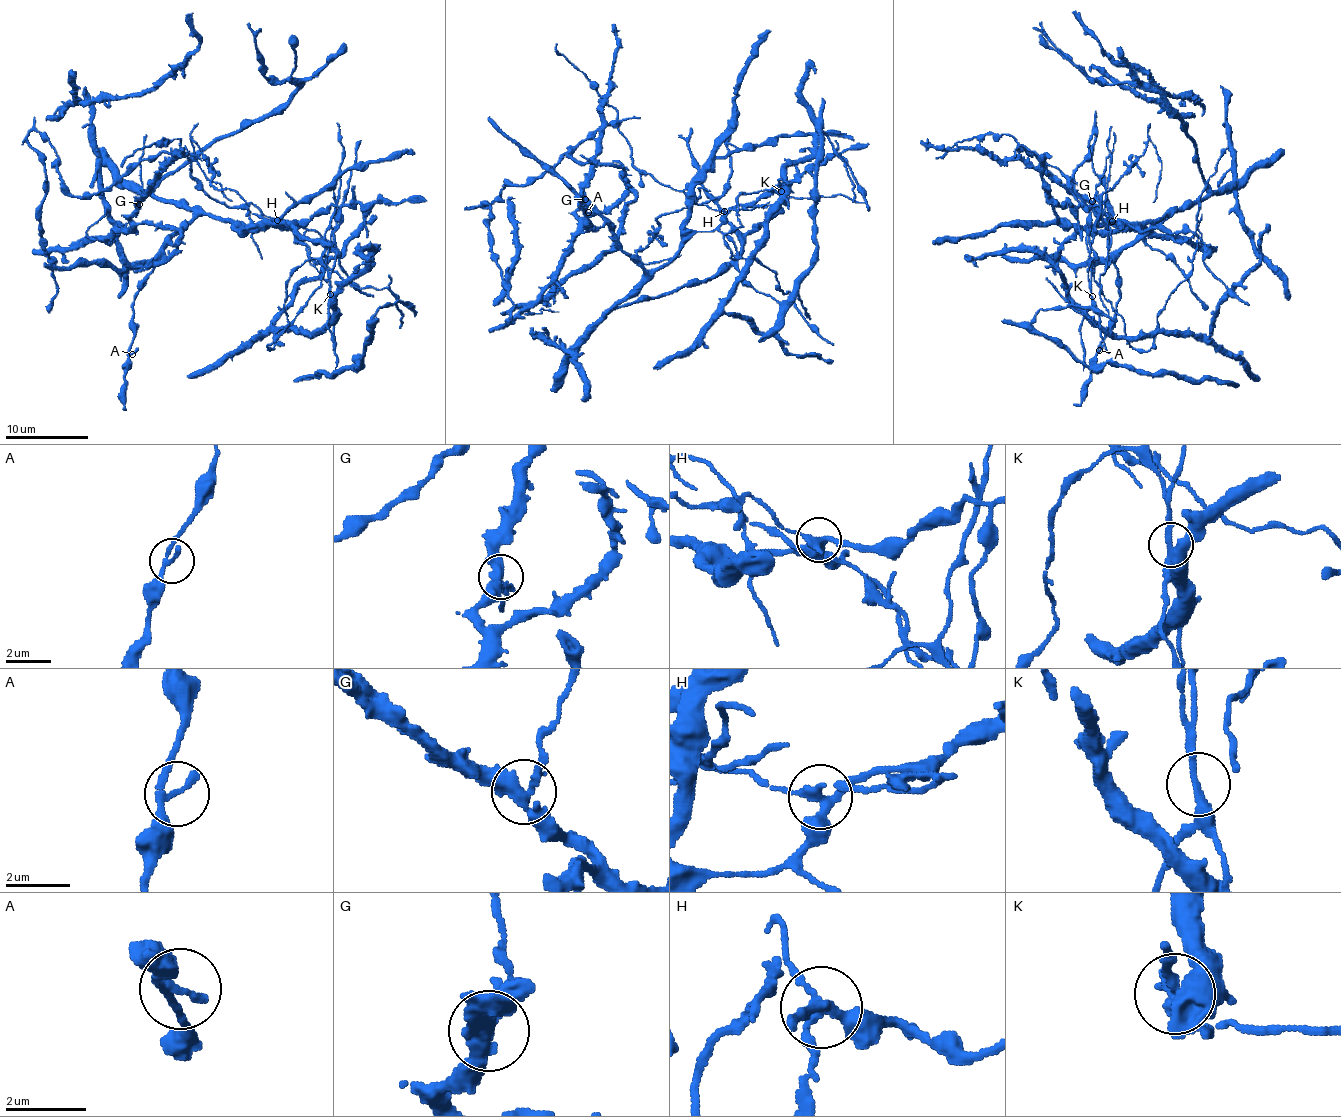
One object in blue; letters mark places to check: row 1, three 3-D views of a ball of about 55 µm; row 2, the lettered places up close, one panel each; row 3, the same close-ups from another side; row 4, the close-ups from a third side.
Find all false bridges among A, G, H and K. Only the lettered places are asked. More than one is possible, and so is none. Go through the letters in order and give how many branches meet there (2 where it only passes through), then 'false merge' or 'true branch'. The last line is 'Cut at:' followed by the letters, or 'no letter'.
A: 2 | true branch
G: 3 | true branch
H: 4 | false merge
K: 2 | false merge
Cut at: H, K

